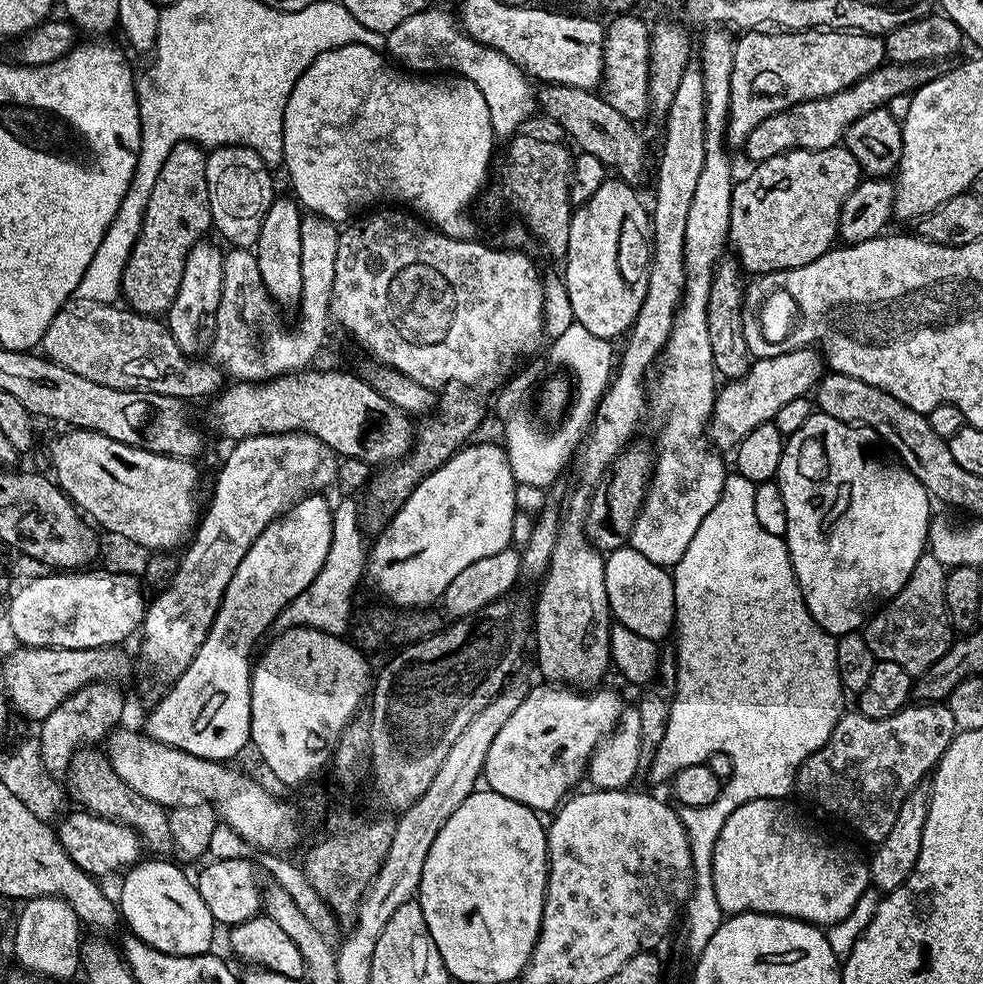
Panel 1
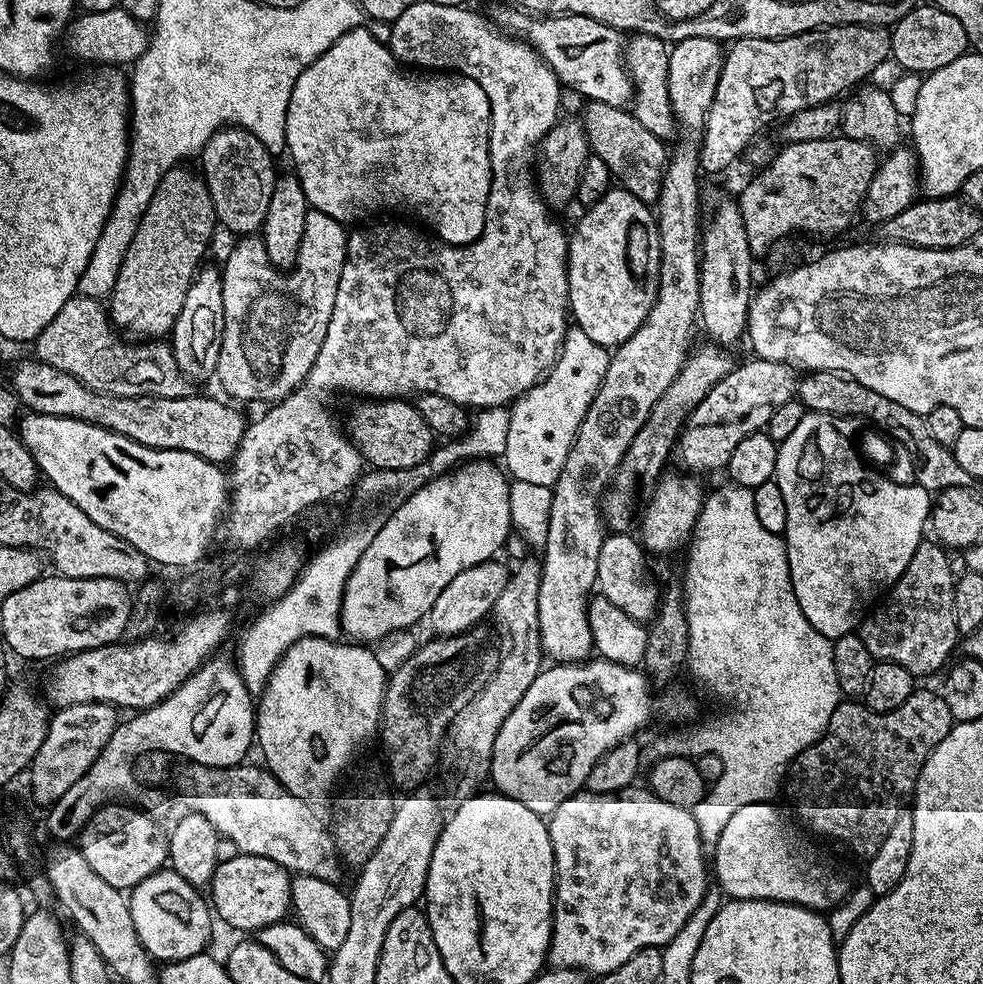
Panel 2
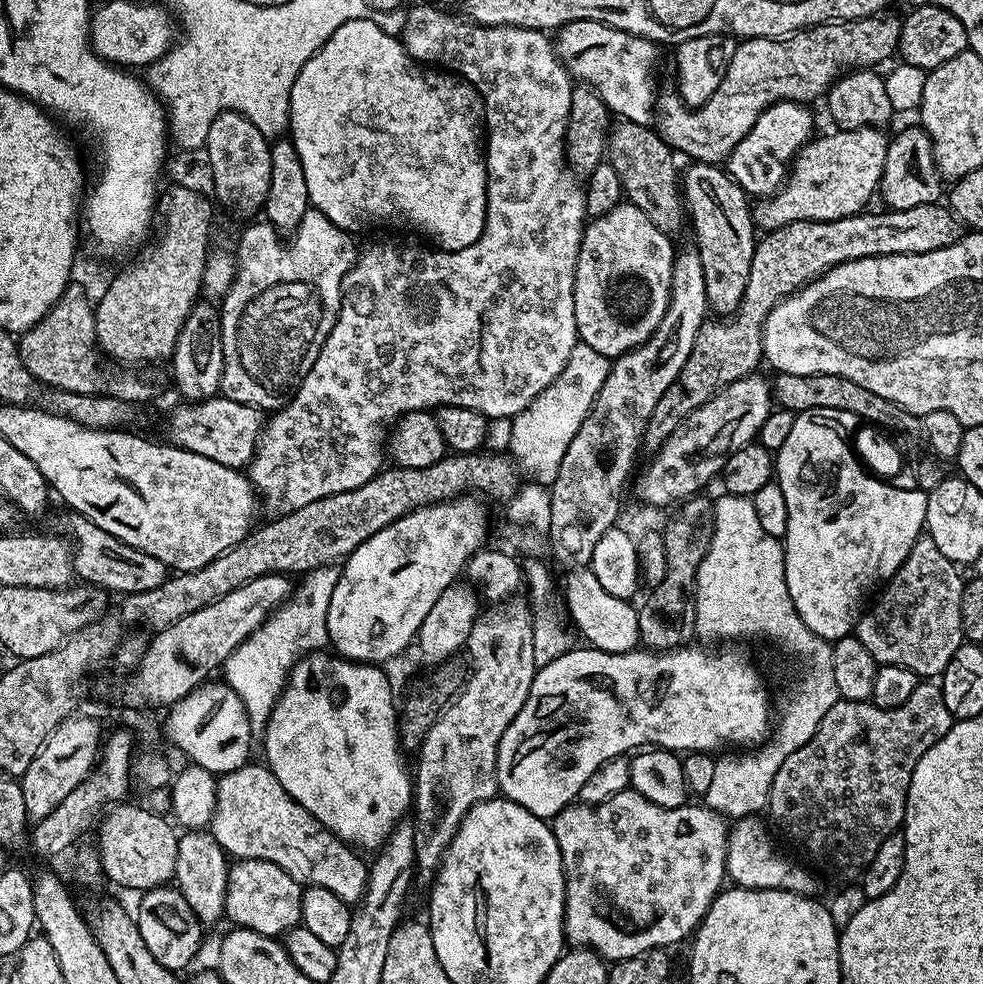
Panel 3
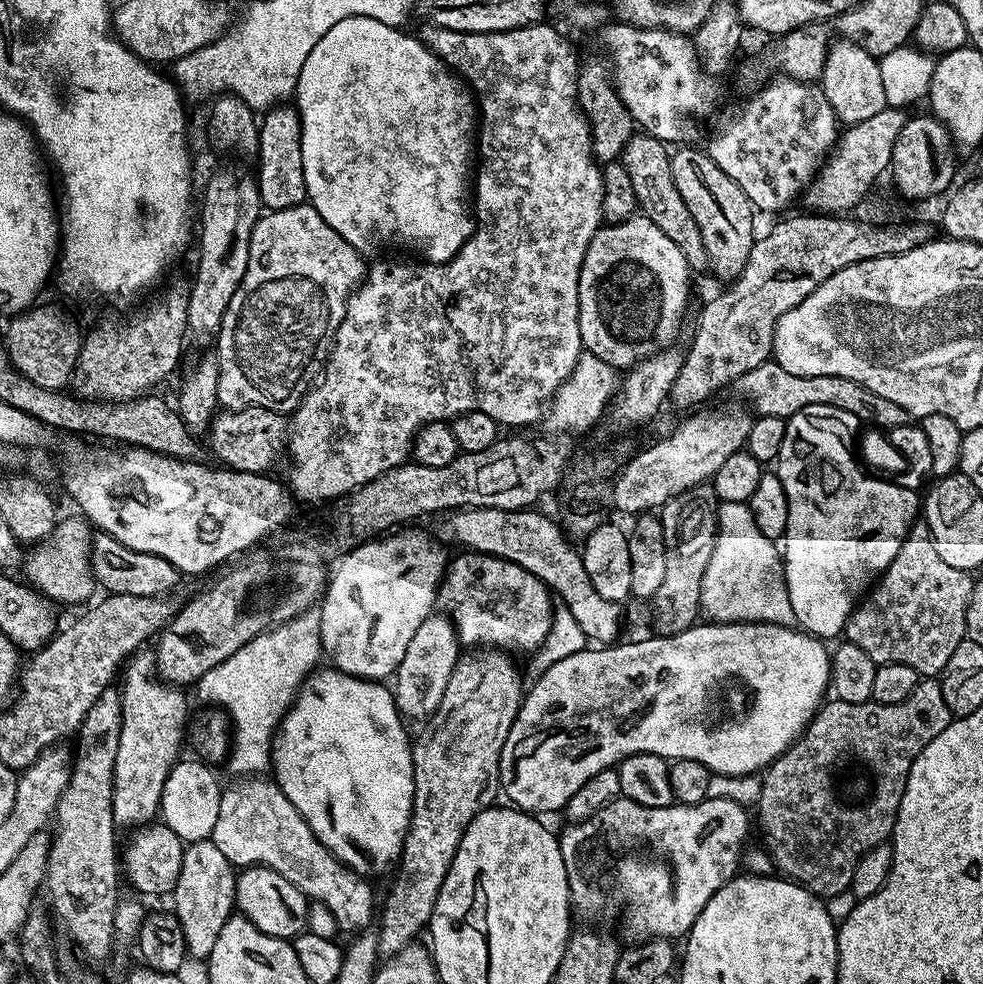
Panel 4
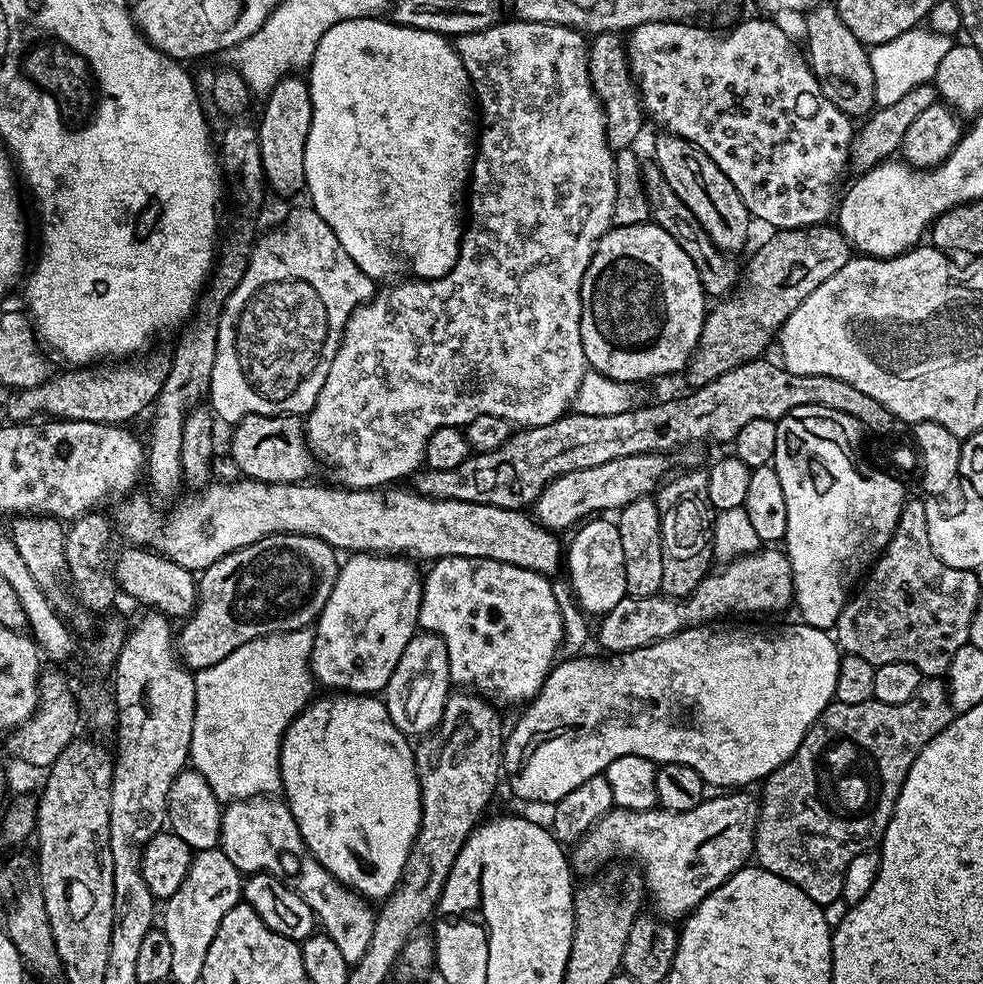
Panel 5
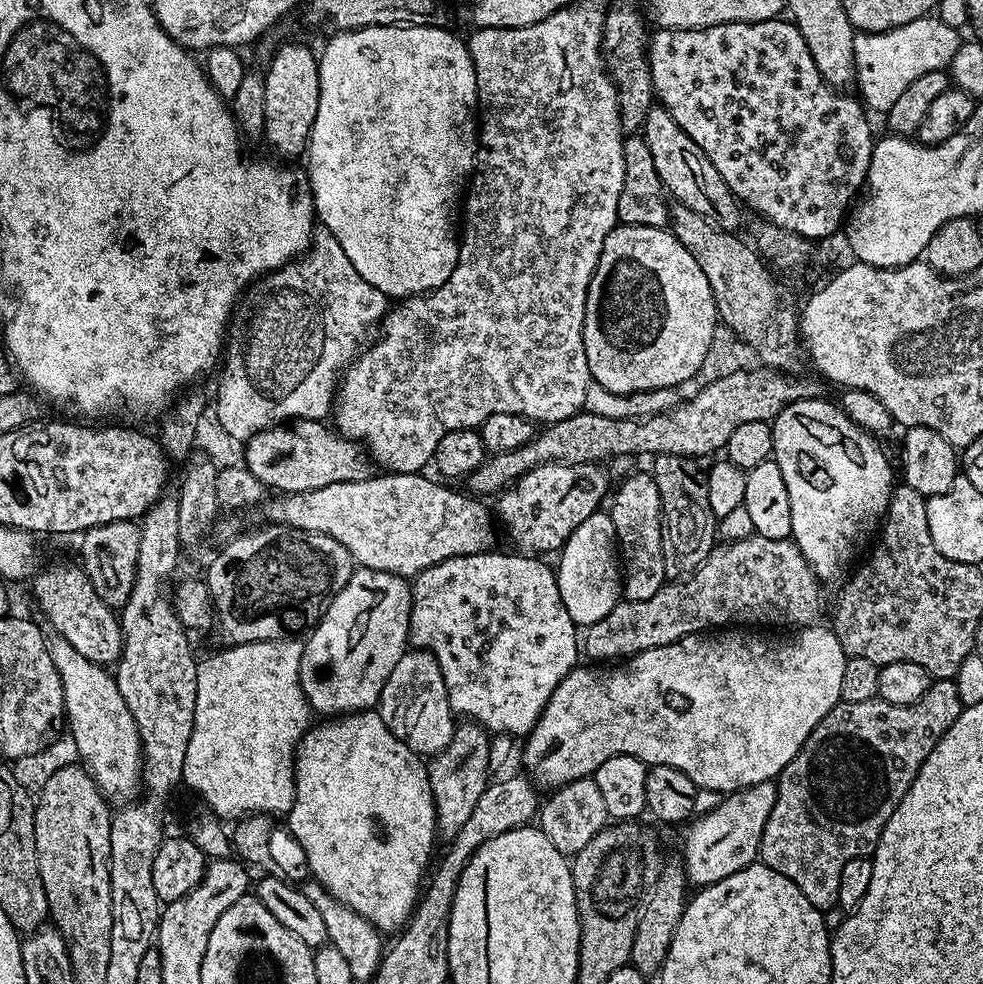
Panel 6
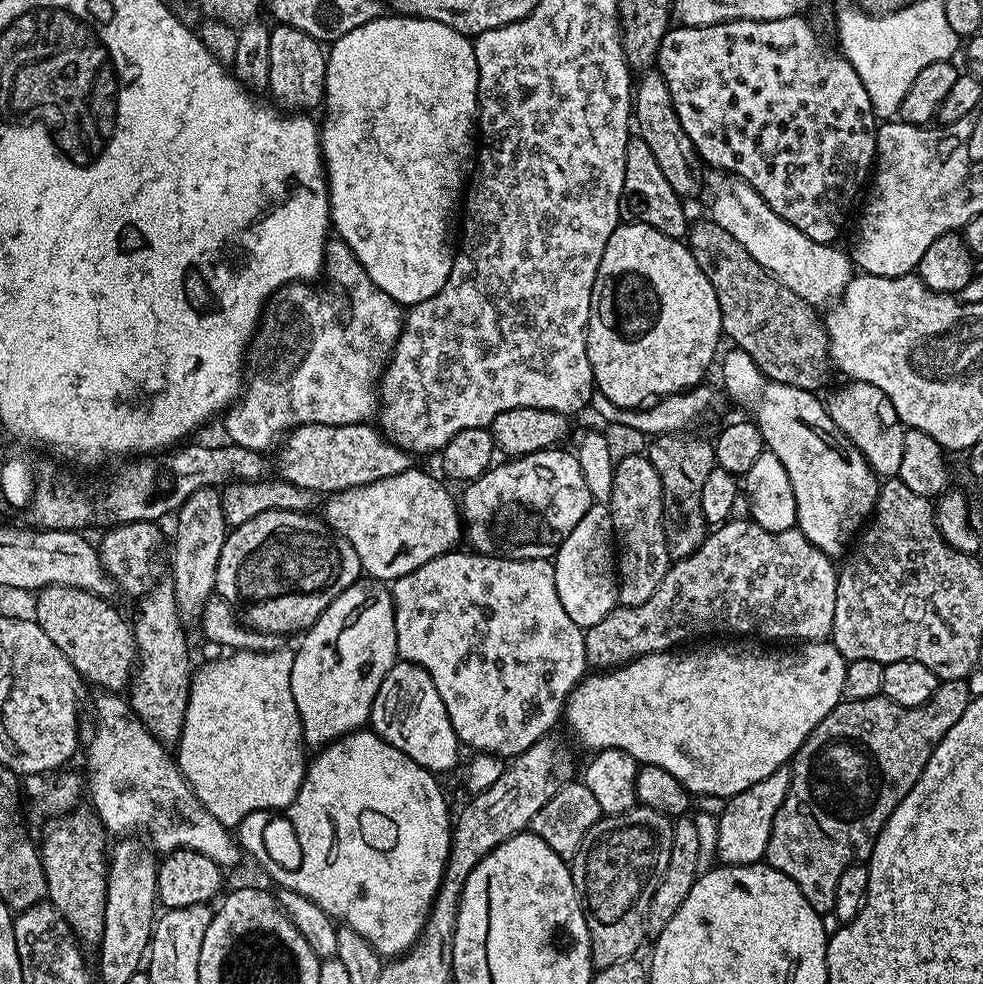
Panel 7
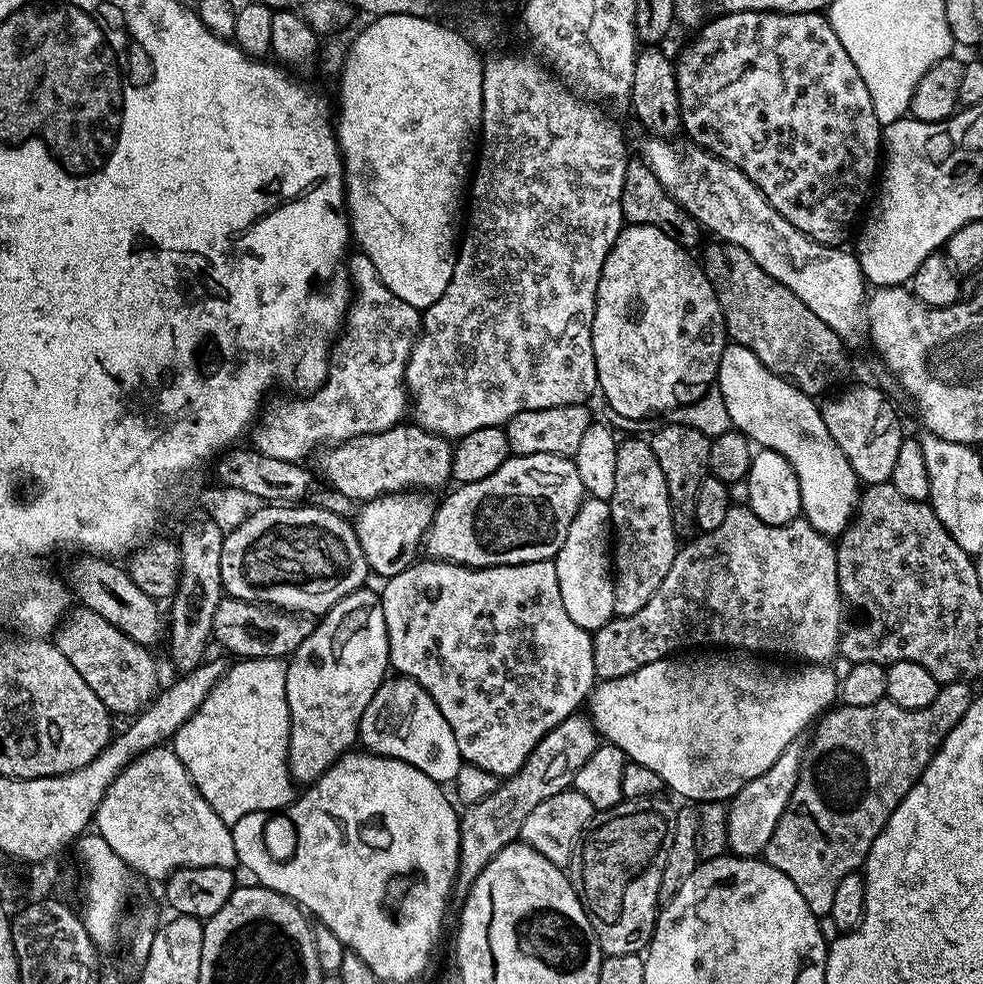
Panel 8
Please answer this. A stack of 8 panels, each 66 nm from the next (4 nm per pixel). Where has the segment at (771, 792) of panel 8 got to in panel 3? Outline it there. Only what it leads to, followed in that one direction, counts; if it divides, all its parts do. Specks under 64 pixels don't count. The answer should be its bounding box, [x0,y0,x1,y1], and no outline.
[550,792,730,962]

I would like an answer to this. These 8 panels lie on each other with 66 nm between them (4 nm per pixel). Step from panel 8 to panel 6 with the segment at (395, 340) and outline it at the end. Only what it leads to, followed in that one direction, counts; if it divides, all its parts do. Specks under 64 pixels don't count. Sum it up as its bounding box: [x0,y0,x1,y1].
[214,227,389,442]

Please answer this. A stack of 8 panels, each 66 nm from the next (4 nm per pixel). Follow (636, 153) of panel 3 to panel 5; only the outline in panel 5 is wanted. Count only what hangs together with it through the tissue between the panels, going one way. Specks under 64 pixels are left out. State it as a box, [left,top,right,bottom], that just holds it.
[644,162,742,297]

